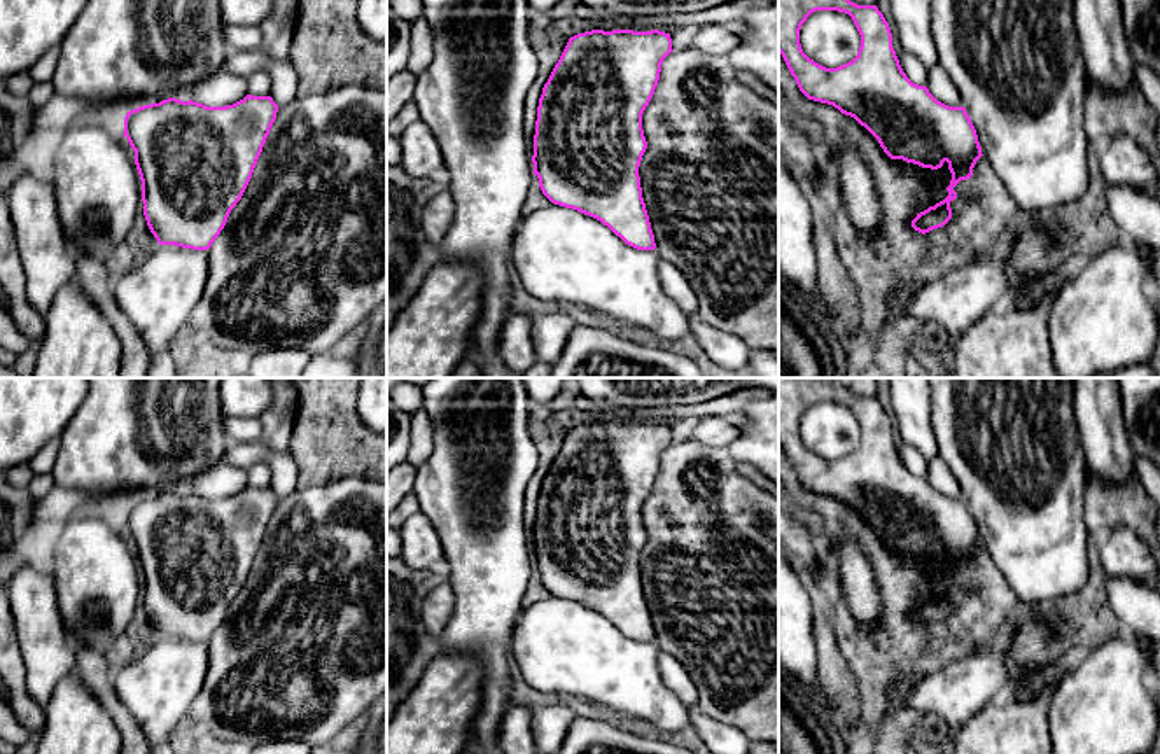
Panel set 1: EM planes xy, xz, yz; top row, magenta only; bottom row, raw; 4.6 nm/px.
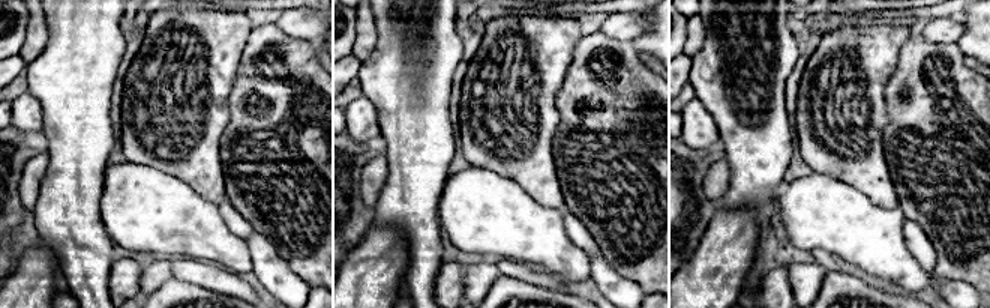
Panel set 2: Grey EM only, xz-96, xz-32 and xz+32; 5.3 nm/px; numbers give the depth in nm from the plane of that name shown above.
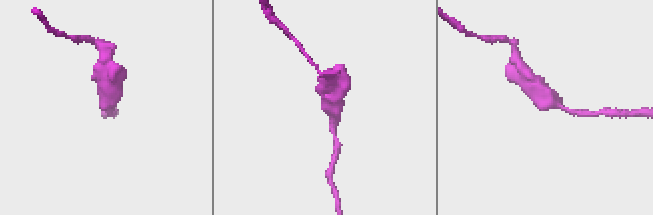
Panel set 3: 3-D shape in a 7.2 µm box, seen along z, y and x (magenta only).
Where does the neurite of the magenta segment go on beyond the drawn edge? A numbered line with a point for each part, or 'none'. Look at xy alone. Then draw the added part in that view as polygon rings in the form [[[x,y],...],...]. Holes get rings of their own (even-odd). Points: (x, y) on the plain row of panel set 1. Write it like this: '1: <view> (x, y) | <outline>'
none

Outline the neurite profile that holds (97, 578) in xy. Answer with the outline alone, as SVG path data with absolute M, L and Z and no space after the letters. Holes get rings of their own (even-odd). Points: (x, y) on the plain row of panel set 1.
M103 511L66 523L47 563L70 642L107 649L126 632L142 591L142 572L122 527Z

